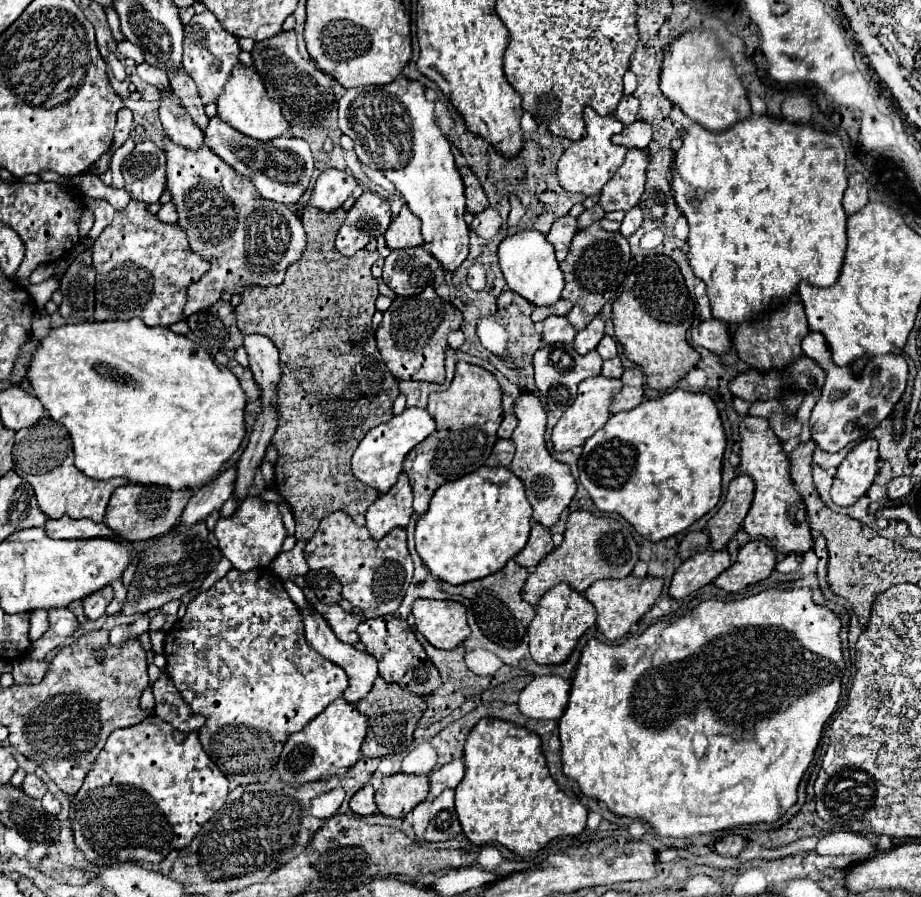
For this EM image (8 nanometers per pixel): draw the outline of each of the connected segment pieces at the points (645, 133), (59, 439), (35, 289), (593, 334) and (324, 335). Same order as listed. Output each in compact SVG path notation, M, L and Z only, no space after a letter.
M634 121L630 125L626 125L626 129L622 129L622 133L614 135L612 141L616 145L624 145L624 147L638 147L638 149L646 149L652 137L652 129L650 125L646 125L646 121Z
M42 417L32 427L16 431L16 443L12 449L14 471L34 487L40 509L46 517L70 515L72 519L92 519L102 521L110 495L116 487L126 485L124 479L98 481L86 477L72 463L72 439L66 427L50 417Z
M52 277L52 279L46 279L44 283L40 283L40 285L28 285L26 287L26 291L28 291L28 295L34 299L34 303L36 303L36 307L38 309L42 309L48 301L50 301L50 297L52 297L52 293L58 289L58 281Z
M594 317L586 329L578 331L576 337L574 337L574 349L578 353L588 353L588 351L594 351L596 345L600 343L600 339L604 337L604 321L600 317Z
M306 203L302 213L302 225L308 235L304 257L296 265L288 267L282 285L248 287L242 293L240 305L234 307L238 329L242 333L264 333L280 353L282 377L276 385L274 405L278 411L278 425L270 445L274 445L278 451L278 461L274 465L274 487L292 509L296 521L296 539L310 539L320 521L332 511L344 511L356 525L364 525L364 513L380 493L354 477L350 471L350 457L372 427L386 423L394 415L392 403L400 393L398 381L378 353L372 329L378 281L372 277L370 269L380 255L378 251L358 251L352 257L344 257L336 251L334 235L338 231L338 221L344 221L344 213L346 211L342 207L326 213Z

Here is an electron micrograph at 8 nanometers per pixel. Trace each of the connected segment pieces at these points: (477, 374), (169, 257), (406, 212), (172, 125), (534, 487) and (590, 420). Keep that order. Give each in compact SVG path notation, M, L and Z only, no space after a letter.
M466 361L456 363L456 375L446 391L430 393L426 411L436 421L436 431L428 435L420 445L416 445L404 459L404 471L414 489L414 511L424 515L434 491L448 481L456 481L486 463L494 443L496 429L502 421L502 391L494 375L478 365Z
M130 201L124 209L114 213L112 223L100 233L92 247L94 269L96 269L96 307L94 321L128 321L132 317L142 319L146 325L170 327L178 321L184 321L184 305L188 287L198 281L208 269L210 263L190 249L186 231L176 223L162 223L154 213L148 211L148 205L142 201Z
M404 205L398 213L398 217L392 221L388 231L384 233L386 245L390 249L400 249L400 247L418 247L422 245L422 235L420 235L420 219L410 213L410 209Z
M162 95L162 99L160 99L160 121L164 125L166 135L176 145L186 147L190 151L198 151L198 149L206 147L204 131L200 131L196 127L196 123L192 123L192 119L188 117L188 113L184 111L184 107L178 103L178 99L174 95L168 95L168 97Z
M522 389L520 395L514 399L514 415L518 419L518 427L512 433L512 441L516 443L516 453L514 453L510 471L524 481L526 497L534 509L532 519L542 527L550 529L558 521L560 513L570 505L576 493L576 481L570 473L570 467L566 463L552 459L552 455L546 449L546 443L544 443L546 411L542 409L538 397L532 391Z
M602 375L582 381L580 387L578 387L578 395L576 395L574 403L566 409L566 413L558 419L558 423L552 429L550 439L554 443L554 451L570 451L572 447L582 445L588 437L592 437L600 427L604 427L604 423L610 417L610 411L608 411L610 401L620 389L622 389L620 379L606 379Z

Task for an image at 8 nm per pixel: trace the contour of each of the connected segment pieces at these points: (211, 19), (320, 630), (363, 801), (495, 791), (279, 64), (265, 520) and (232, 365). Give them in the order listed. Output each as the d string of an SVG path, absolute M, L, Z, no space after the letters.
M202 11L200 15L194 15L192 21L184 25L184 61L182 61L182 67L194 79L204 105L218 101L218 97L224 91L226 81L232 75L232 69L236 65L240 65L240 59L238 59L240 51L242 51L242 47L238 45L238 37L228 33L210 11Z
M300 609L300 611L302 611L302 617L304 617L304 631L306 631L306 641L308 641L308 645L310 645L312 649L316 649L322 657L330 659L332 663L340 665L340 667L346 671L346 675L348 675L348 679L350 679L350 685L348 685L348 689L344 691L344 699L346 699L348 703L358 703L358 701L372 689L374 679L378 677L376 659L374 659L370 653L366 653L366 651L358 651L354 645L342 643L342 641L332 633L330 625L324 621L324 617L322 617L320 613L316 613L316 611L304 611L304 609Z
M368 783L364 785L360 791L354 793L354 797L350 799L350 809L356 815L372 815L376 813L376 803L374 803L374 787Z
M480 719L464 743L464 763L466 775L456 787L456 813L472 843L496 841L516 855L530 857L556 837L576 837L584 831L588 809L554 783L536 733L502 719Z
M280 31L278 35L256 43L256 47L252 49L252 59L258 75L264 81L268 97L282 107L282 115L290 123L290 127L310 129L326 121L336 101L332 77L322 73L312 61L304 59L298 53L294 31Z
M246 497L232 517L220 519L216 523L214 535L218 539L222 555L232 563L232 567L248 573L252 569L268 567L272 559L276 559L276 555L282 549L282 541L286 537L286 527L282 523L276 503L262 501L260 497Z
M230 359L230 361L228 361L228 369L238 377L242 389L244 389L246 395L248 395L248 401L254 401L254 399L260 397L260 387L258 387L258 383L254 381L254 375L252 375L252 369L250 369L250 367L242 367L240 363L236 363L234 359Z

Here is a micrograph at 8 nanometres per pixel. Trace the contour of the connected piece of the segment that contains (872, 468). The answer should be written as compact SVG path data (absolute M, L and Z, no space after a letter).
M872 437L860 441L838 465L832 485L832 501L840 507L854 505L866 495L878 473L878 443Z

